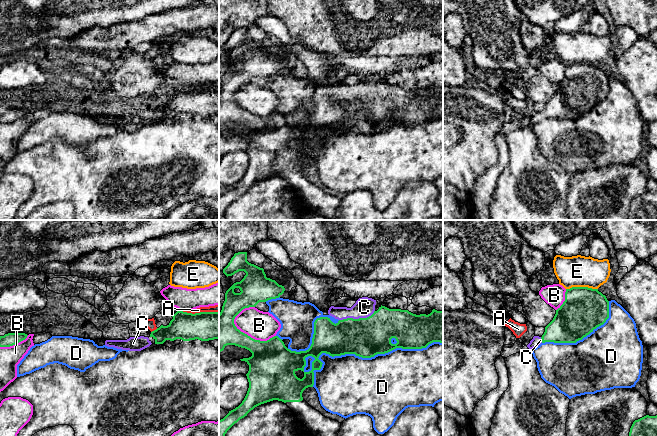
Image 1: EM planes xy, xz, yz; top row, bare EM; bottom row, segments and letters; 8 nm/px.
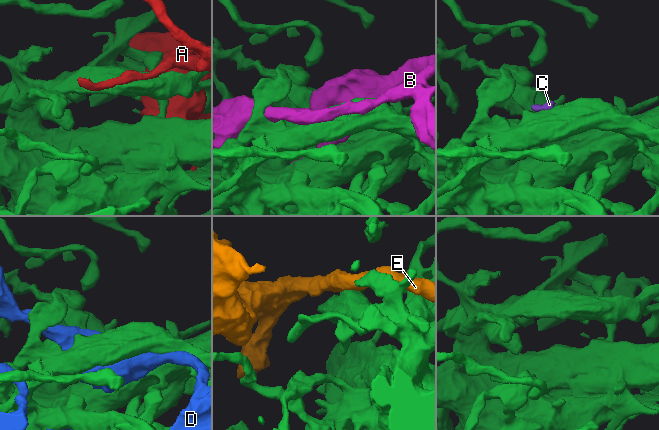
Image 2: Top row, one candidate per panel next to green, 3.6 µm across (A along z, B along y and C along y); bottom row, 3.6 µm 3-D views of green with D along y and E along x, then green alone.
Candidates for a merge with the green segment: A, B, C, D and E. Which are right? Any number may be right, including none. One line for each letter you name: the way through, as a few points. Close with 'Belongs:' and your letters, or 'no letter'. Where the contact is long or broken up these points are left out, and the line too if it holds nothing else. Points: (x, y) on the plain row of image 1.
C: Path across: xz (365, 113), (357, 95), (362, 90), (364, 83)
Belongs: C

